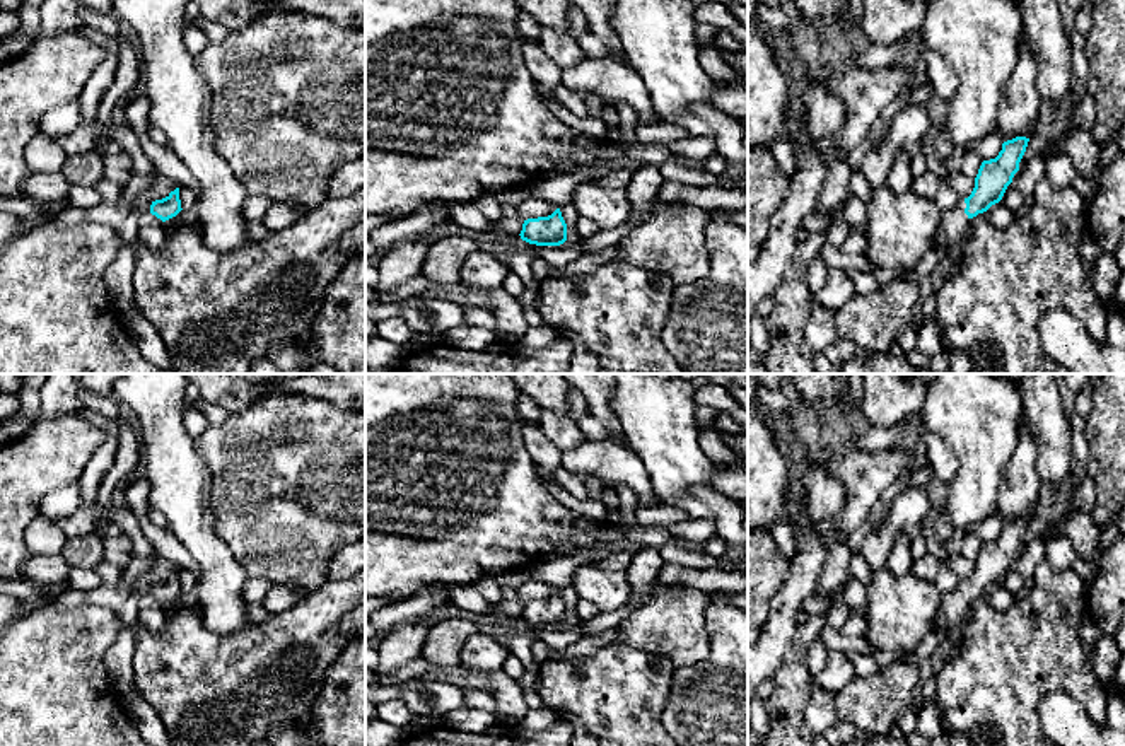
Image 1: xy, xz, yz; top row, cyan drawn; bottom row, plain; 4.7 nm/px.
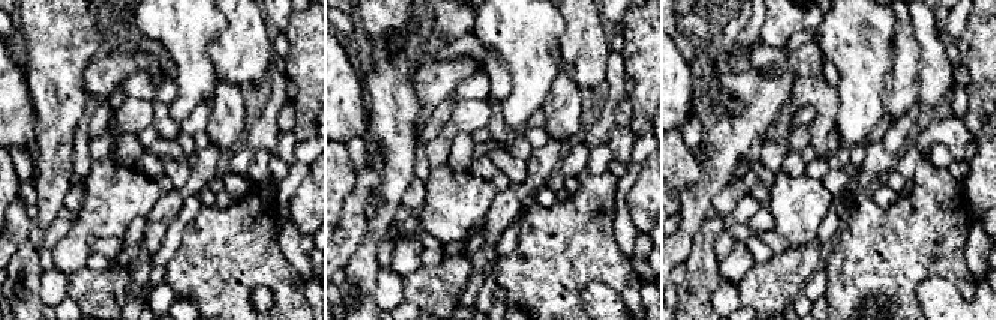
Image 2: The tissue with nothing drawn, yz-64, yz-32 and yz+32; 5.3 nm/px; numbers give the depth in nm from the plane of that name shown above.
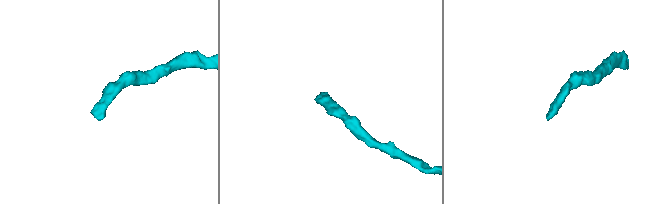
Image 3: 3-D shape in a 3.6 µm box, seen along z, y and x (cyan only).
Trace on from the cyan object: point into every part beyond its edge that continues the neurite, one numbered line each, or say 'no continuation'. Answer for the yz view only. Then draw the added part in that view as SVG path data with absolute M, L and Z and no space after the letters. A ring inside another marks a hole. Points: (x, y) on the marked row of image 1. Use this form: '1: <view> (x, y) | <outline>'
1: yz (955, 224) | M959 200L953 210L944 212L941 217L941 225L934 244L937 244L947 254L947 258L959 251L959 246L966 237L970 219L965 213L965 208L965 200Z

